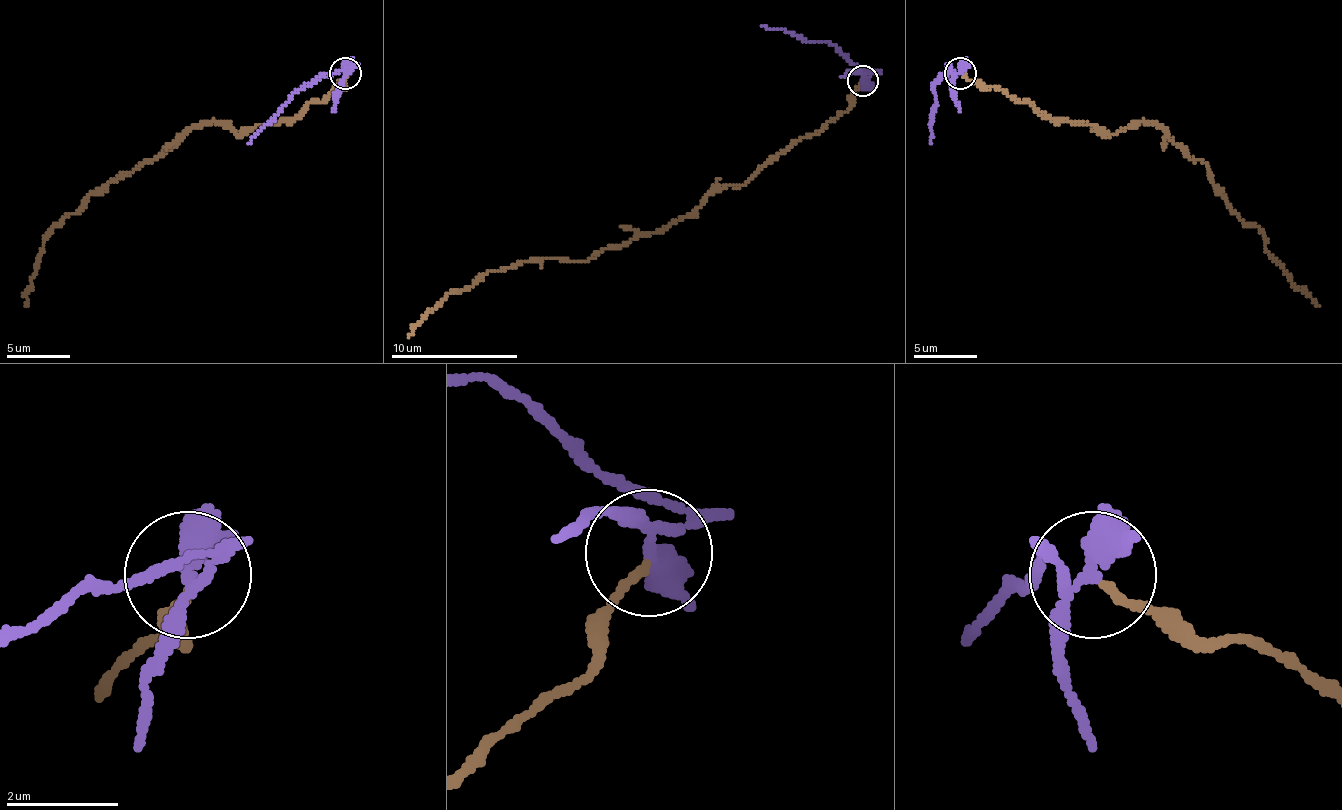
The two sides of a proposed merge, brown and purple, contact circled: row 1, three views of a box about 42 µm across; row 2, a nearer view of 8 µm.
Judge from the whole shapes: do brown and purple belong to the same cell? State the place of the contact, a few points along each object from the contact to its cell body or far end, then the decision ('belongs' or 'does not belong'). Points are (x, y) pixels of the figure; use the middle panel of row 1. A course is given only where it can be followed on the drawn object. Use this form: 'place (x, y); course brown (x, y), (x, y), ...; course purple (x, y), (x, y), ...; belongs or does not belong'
place (863, 81); course brown (863, 83), (819, 131), (685, 216), (584, 261), (488, 270), (437, 302), (408, 337); course purple (863, 80), (866, 73), (861, 67), (822, 42), (761, 26); does not belong

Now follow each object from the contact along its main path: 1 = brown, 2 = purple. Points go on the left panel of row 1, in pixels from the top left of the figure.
1: (346, 73), (295, 118), (240, 134), (218, 121), (189, 127), (110, 178), (51, 229), (26, 305)
2: (345, 73), (339, 70), (298, 89), (248, 143)

